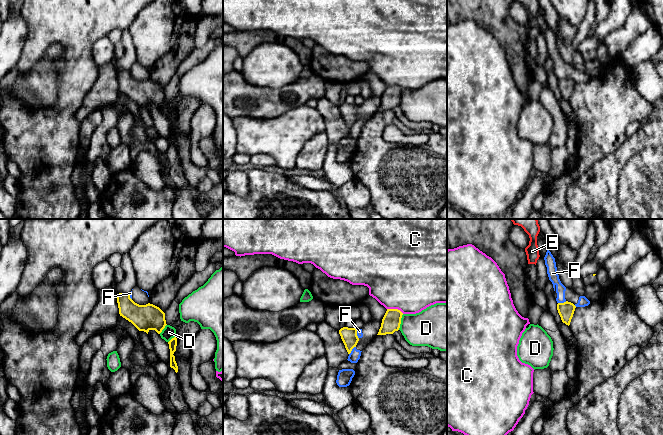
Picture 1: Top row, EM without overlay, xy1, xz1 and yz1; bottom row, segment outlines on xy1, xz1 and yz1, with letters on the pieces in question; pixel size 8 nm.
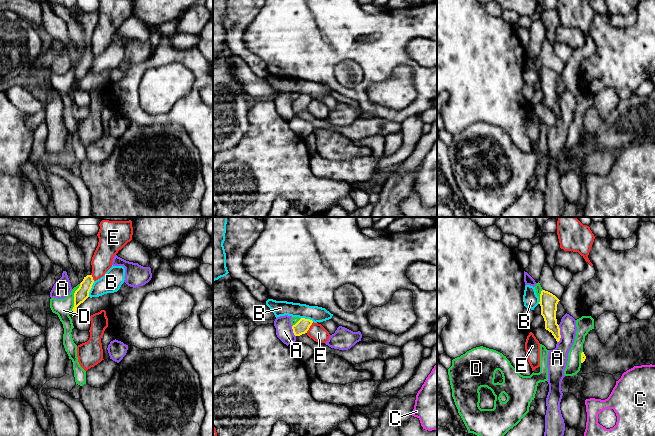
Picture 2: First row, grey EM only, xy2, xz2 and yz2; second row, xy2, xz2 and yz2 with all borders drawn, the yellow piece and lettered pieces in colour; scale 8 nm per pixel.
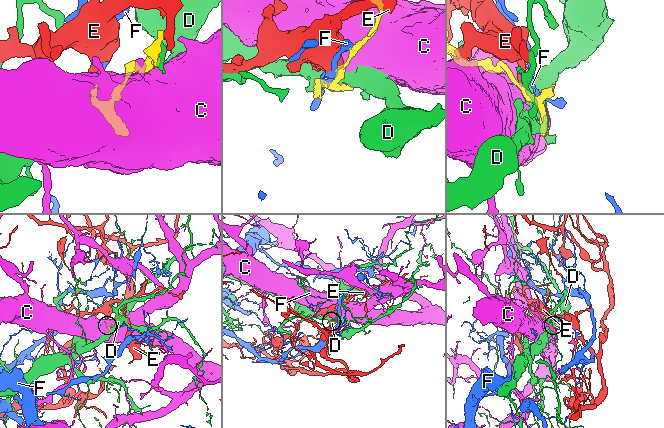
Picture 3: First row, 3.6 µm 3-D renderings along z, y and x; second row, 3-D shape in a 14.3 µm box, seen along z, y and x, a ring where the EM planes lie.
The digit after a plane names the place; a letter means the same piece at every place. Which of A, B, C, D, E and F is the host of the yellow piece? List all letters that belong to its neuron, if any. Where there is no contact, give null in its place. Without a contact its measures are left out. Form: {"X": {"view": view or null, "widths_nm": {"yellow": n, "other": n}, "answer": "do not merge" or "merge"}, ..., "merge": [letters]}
{"A": {"view": "yz2", "widths_nm": {"yellow": 130, "other": 160}, "answer": "do not merge"}, "B": {"view": "xy2", "widths_nm": {"yellow": 110, "other": 160}, "answer": "do not merge"}, "C": {"view": "xz1", "widths_nm": {"yellow": 150, "other": 500}, "answer": "do not merge"}, "D": {"view": "xy2", "widths_nm": {"yellow": 110, "other": 140}, "answer": "do not merge"}, "E": {"view": "xz2", "widths_nm": {"yellow": 110, "other": 140}, "answer": "do not merge"}, "F": {"view": "xz1", "widths_nm": {"yellow": 130, "other": 90}, "answer": "do not merge"}, "merge": []}

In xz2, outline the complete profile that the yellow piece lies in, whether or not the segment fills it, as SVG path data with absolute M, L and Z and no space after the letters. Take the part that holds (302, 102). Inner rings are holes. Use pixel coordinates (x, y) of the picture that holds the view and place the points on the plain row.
M301 94L295 101L292 102L295 112L300 112L307 109L313 97L310 95Z

